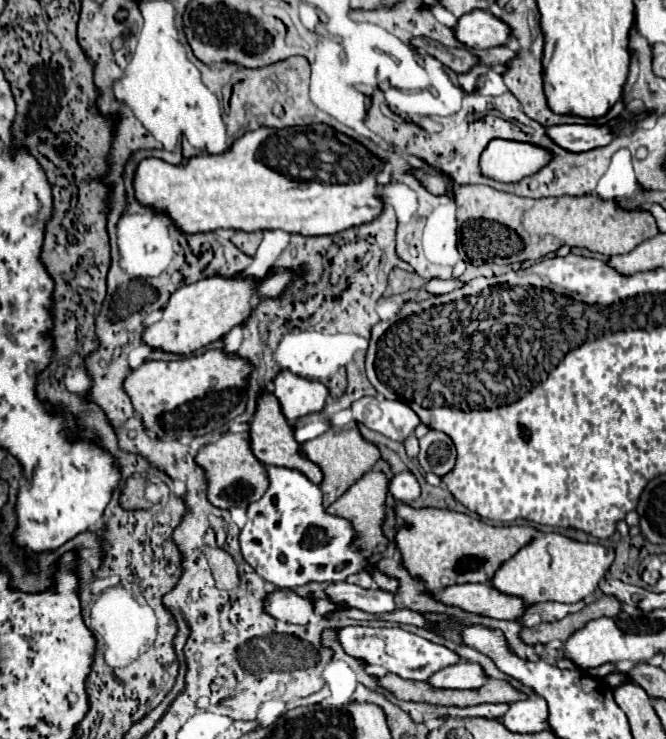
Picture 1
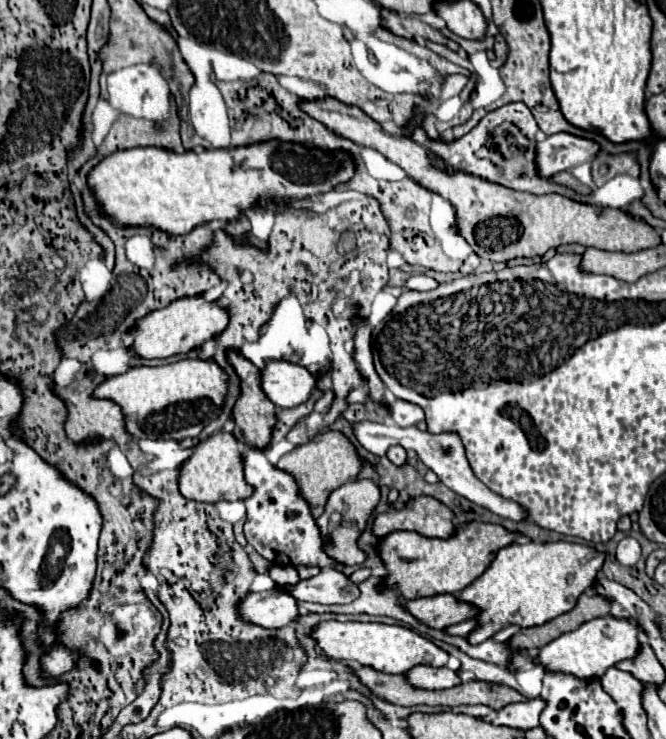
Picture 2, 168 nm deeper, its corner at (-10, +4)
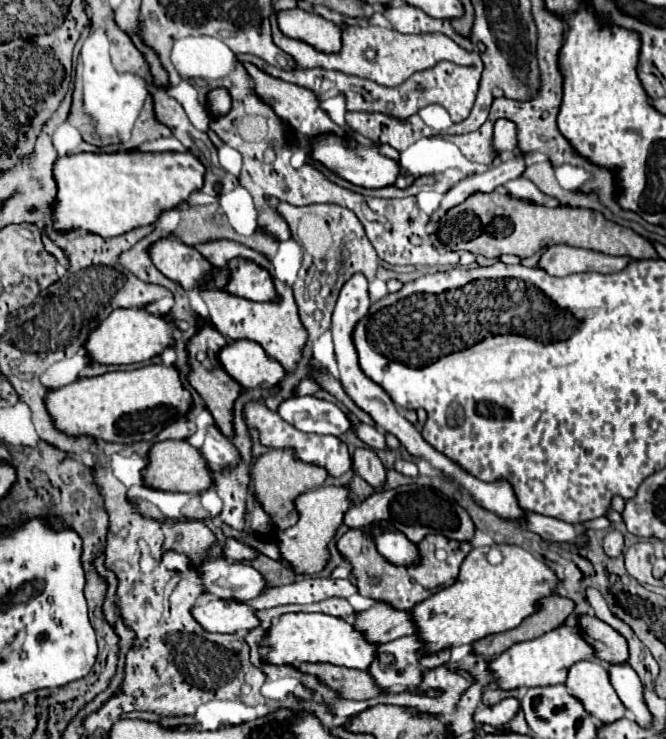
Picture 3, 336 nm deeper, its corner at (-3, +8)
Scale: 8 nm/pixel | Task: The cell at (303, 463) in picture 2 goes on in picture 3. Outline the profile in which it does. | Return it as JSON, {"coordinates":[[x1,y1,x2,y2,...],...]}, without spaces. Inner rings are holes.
{"coordinates":[[269,450,261,454,253,466,251,466,251,482,253,482,253,494,261,508,269,514,273,530,287,530,299,520,299,514,295,514,293,500,315,488,321,486,327,478,325,470,319,470,319,466,303,466,303,462,295,462,295,454,287,454,287,450]]}

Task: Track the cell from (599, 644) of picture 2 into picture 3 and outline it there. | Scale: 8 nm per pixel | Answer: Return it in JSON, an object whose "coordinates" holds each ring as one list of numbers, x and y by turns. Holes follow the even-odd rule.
{"coordinates":[[559,626,539,638,527,640,527,642,517,642,499,658,491,660,487,668,495,674,497,688,499,690,517,690,521,686,535,688,535,686,555,686,563,684,567,678,567,666,583,660,583,658,595,658,595,652,587,642,583,642,581,630,579,628,567,628]]}

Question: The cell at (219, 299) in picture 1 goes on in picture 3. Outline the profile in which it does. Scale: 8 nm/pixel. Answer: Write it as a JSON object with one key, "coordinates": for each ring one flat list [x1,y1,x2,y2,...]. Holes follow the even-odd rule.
{"coordinates":[[141,308,113,310,99,326,95,326,85,342,85,352,91,364,135,364,151,360,173,342,173,326,163,316,147,314]]}

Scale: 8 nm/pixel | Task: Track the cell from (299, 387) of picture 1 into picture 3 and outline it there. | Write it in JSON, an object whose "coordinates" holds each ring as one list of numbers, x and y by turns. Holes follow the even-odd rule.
{"coordinates":[[235,340,219,350,219,362,223,370,241,386,257,388,263,382,277,386,285,370,279,362,267,358,265,350,251,340]]}

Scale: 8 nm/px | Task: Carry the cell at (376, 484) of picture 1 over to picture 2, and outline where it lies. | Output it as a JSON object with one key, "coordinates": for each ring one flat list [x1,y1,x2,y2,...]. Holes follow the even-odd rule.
{"coordinates":[[362,478,362,480,350,480,346,484,342,484,340,488,336,488,326,504,324,514,318,518,318,526,322,530,322,536,326,538,326,550,330,550,330,554,334,554,334,558,338,558,338,562,342,564,362,564,368,554,364,550,358,548,358,538,360,534,368,528,368,520,374,514,378,502,380,502,380,488,374,480,370,478]]}

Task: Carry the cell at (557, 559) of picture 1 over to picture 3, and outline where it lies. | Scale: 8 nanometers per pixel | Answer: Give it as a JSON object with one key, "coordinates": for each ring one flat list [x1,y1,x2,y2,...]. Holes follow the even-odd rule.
{"coordinates":[[501,544,499,550,503,554,503,562,493,566,487,562,487,546,473,548,461,564,457,582,419,602,411,610,415,636,423,644,423,654,437,654,445,648,473,644,489,634,511,630,519,626,531,610,535,610,535,602,539,602,541,596,553,594,559,578,549,566,543,566,543,562,521,546]]}

